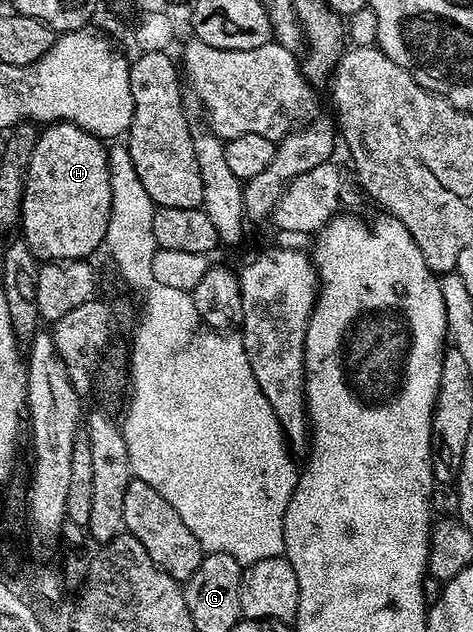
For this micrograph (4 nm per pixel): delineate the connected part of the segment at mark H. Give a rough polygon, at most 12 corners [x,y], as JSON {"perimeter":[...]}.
{"perimeter":[[62,122],[40,129],[20,235],[38,261],[105,242],[109,156]]}

